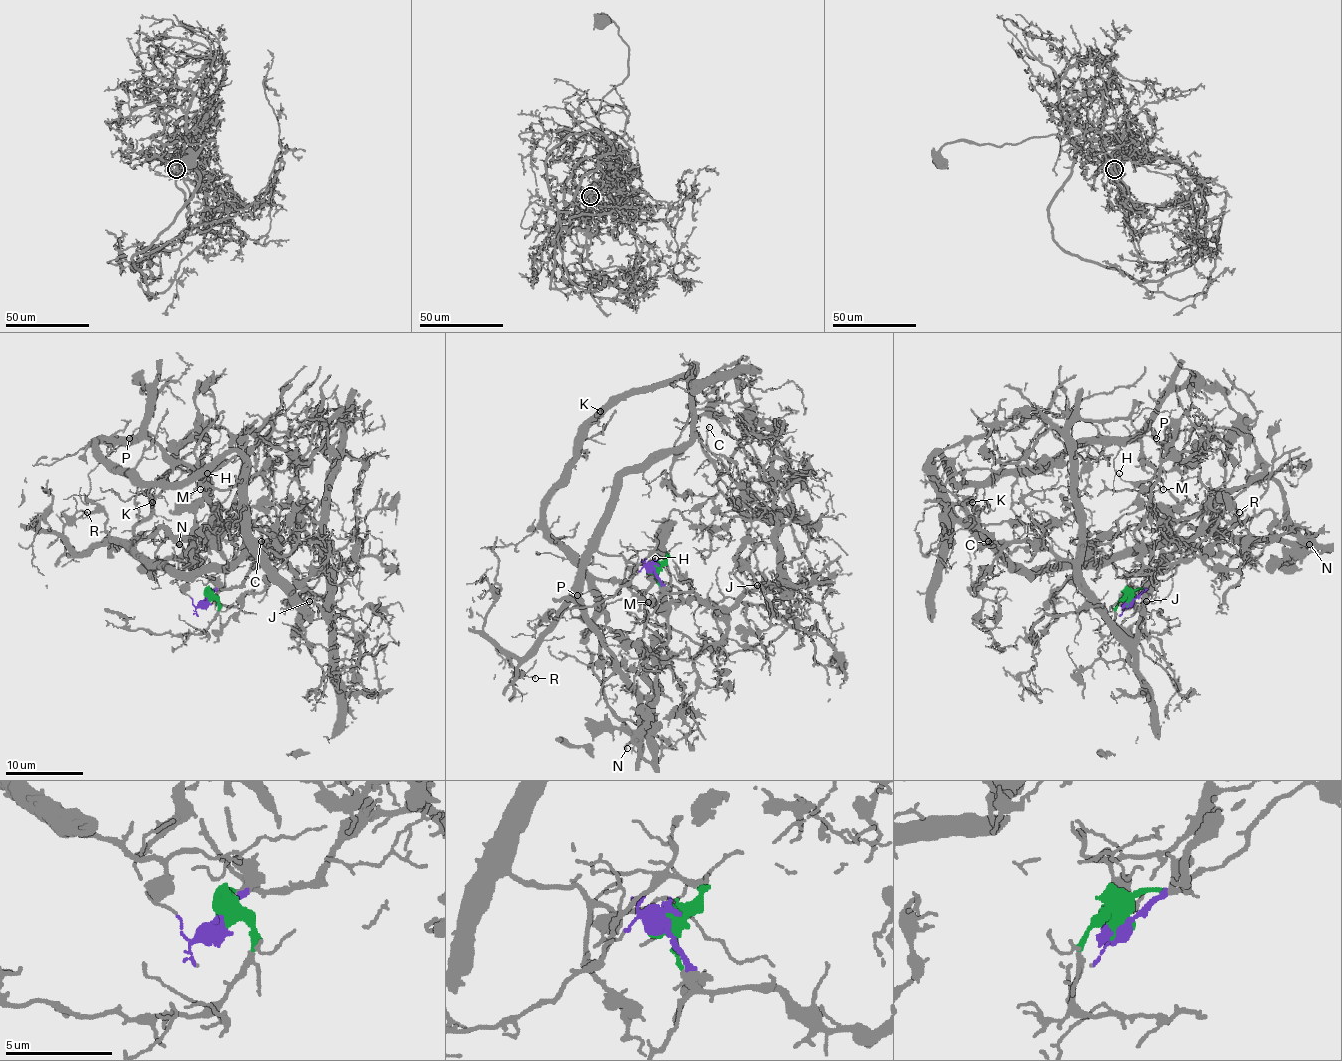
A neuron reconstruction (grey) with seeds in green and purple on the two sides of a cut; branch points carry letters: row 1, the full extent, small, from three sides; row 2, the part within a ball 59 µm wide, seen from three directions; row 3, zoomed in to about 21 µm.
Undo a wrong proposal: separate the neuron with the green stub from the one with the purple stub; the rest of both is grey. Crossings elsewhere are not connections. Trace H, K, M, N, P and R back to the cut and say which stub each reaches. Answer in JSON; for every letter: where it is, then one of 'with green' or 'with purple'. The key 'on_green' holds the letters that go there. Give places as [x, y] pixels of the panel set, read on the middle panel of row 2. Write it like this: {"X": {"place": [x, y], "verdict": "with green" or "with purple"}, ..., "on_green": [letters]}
{"H": {"place": [655, 558], "verdict": "with purple"}, "K": {"place": [600, 411], "verdict": "with purple"}, "M": {"place": [648, 602], "verdict": "with purple"}, "N": {"place": [627, 748], "verdict": "with purple"}, "P": {"place": [577, 595], "verdict": "with purple"}, "R": {"place": [535, 678], "verdict": "with purple"}, "on_green": []}

